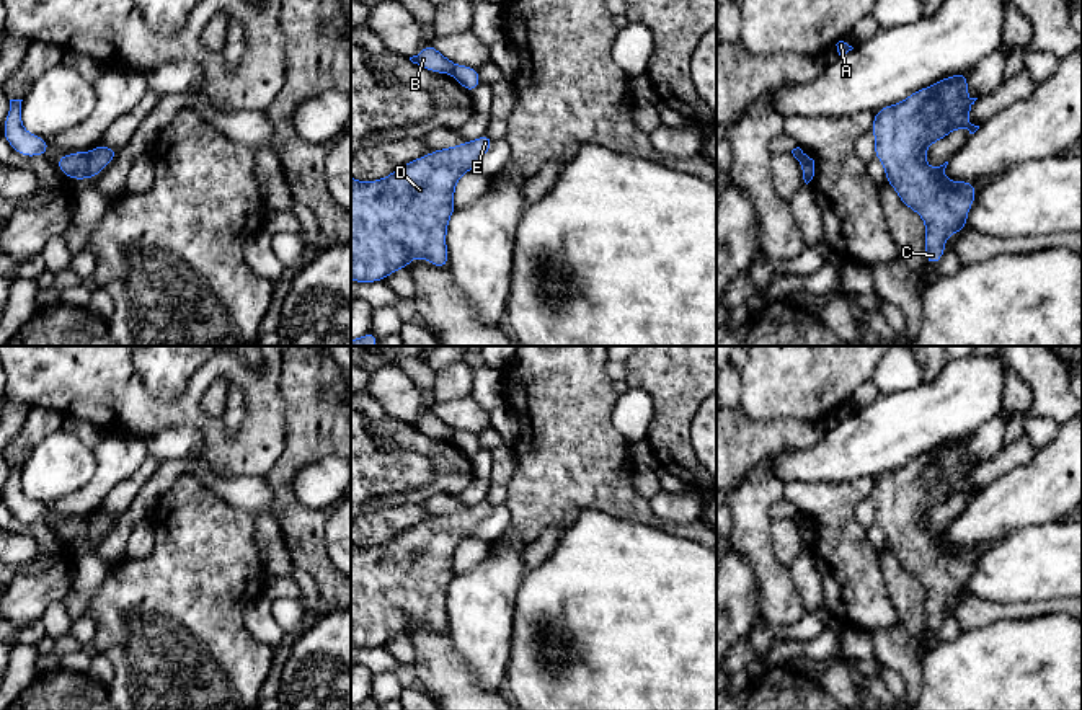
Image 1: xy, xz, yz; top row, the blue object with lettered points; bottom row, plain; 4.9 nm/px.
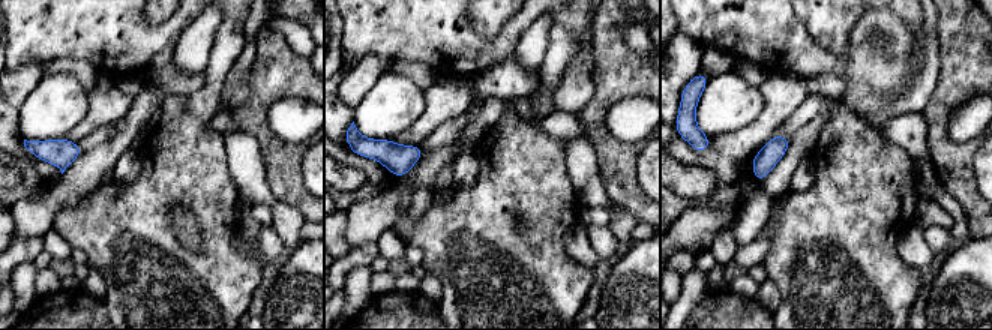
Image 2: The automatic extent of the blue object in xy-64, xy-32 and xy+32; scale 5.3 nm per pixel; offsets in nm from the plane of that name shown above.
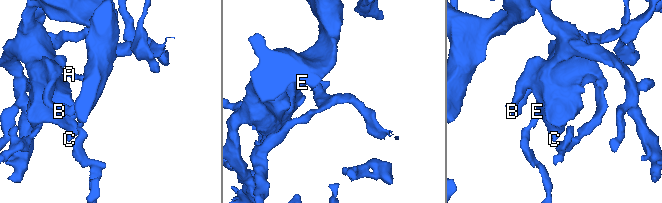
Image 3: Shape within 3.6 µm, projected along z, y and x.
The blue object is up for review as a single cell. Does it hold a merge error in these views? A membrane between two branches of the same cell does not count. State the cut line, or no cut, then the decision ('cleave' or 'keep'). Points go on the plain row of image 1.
cut in xy along (90, 518), (84, 542); cleave

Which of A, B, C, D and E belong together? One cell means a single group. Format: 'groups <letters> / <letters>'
groups A / B C D E

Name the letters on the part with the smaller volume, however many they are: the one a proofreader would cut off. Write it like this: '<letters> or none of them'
A

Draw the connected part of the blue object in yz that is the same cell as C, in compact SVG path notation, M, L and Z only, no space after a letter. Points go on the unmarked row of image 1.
M958 439L947 442L927 454L917 455L906 465L881 473L875 478L871 496L875 499L875 522L883 529L886 547L894 553L902 570L916 576L925 588L925 627L937 632L945 619L945 607L951 599L963 597L966 594L966 583L978 560L971 547L948 547L945 544L945 534L948 527L938 534L930 534L925 529L925 516L937 506L947 503L953 495L968 495L974 499L979 491L968 486L968 478L978 464L969 464L968 439Z

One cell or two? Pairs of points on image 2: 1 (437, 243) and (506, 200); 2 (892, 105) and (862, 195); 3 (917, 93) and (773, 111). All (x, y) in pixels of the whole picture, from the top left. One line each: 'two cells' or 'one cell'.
1: one cell
2: two cells
3: two cells

